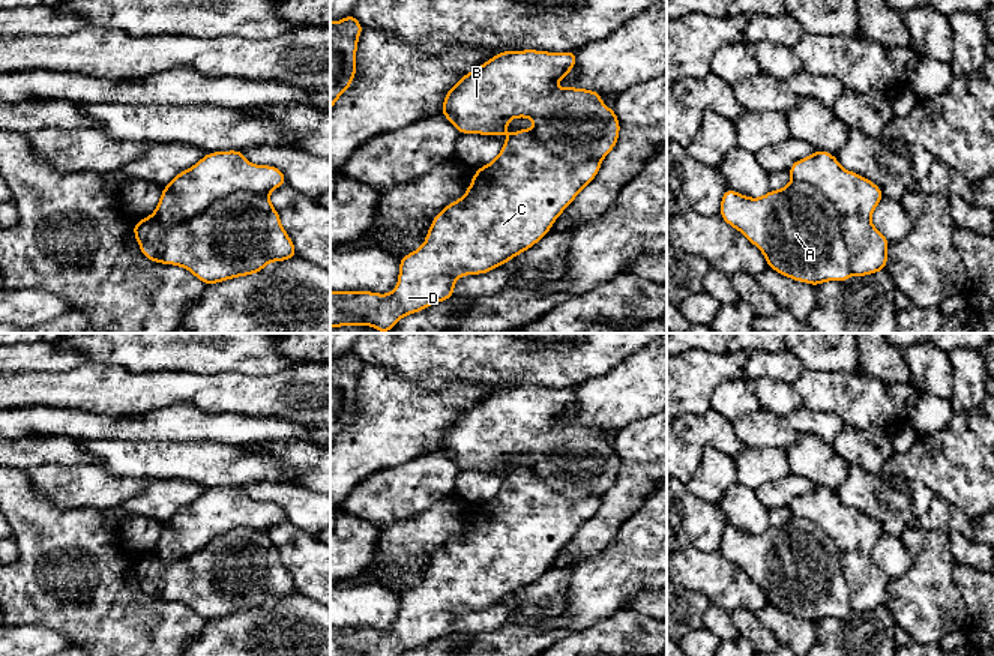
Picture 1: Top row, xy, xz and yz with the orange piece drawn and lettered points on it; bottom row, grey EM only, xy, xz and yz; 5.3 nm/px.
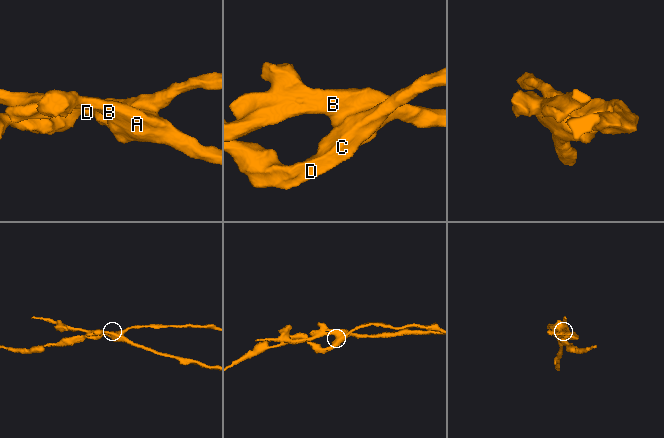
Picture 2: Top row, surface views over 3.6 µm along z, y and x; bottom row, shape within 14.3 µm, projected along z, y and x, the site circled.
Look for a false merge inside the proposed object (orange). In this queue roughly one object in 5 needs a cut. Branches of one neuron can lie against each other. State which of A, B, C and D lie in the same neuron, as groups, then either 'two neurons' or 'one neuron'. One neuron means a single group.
groups A B / C D; two neurons

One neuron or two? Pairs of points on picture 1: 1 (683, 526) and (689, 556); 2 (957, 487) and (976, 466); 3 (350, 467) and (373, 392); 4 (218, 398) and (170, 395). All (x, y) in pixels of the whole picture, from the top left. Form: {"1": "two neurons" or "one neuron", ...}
{"1": "two neurons", "2": "one neuron", "3": "one neuron", "4": "one neuron"}

